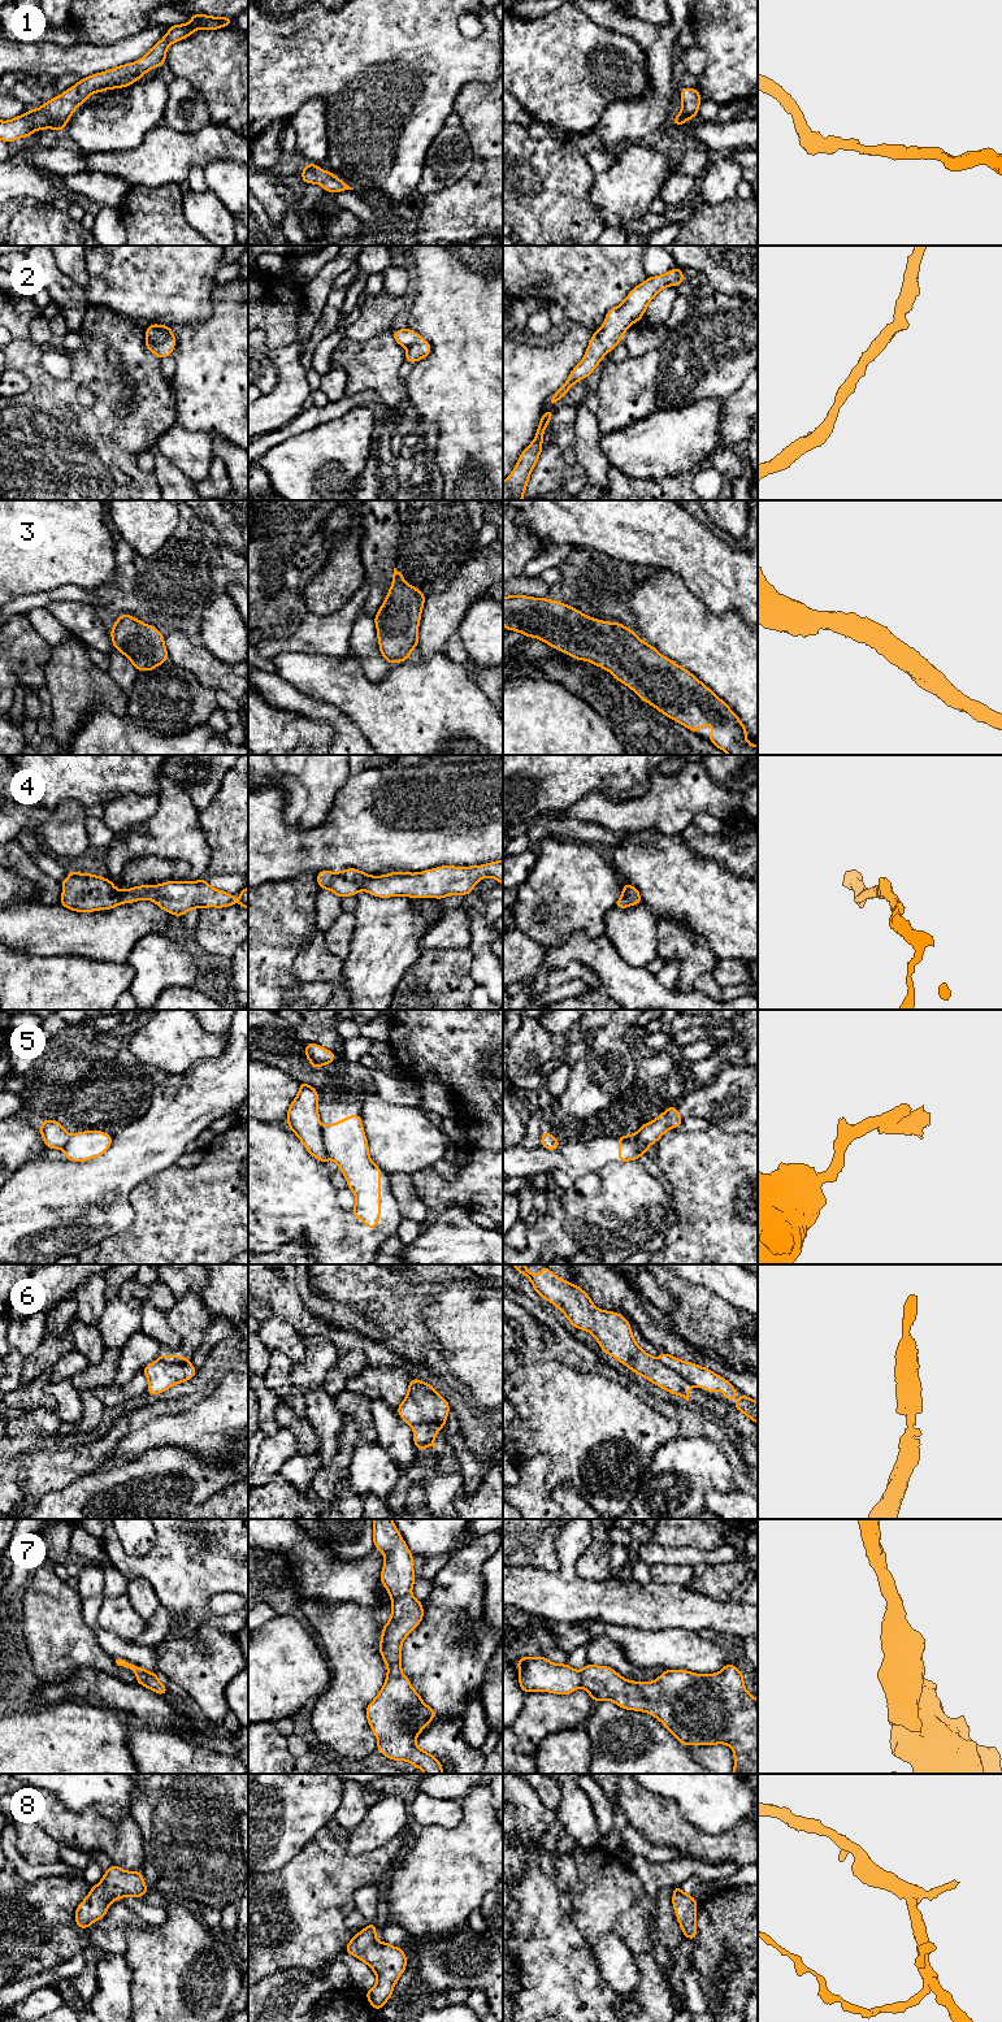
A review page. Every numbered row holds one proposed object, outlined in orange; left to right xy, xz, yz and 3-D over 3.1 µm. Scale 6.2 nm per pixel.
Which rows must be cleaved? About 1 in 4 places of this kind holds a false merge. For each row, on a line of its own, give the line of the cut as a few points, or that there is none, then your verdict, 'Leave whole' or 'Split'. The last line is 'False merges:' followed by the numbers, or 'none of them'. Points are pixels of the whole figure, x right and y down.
1: No split. Leave whole
2: No split. Leave whole
3: No split. Leave whole
4: No split. Leave whole
5: Split along xz (320, 1126), (322, 1145), (329, 1158). Split
6: Split along yz (656, 1358), (693, 1383). Split
7: No split. Leave whole
8: No split. Leave whole
False merges: 5, 6

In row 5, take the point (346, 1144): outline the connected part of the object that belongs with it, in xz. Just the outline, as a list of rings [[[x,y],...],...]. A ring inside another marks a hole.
[[[361,1115],[343,1118],[338,1123],[321,1125],[324,1146],[329,1159],[334,1160],[346,1176],[347,1186],[356,1196],[352,1214],[377,1228],[381,1212],[381,1168],[370,1157]]]

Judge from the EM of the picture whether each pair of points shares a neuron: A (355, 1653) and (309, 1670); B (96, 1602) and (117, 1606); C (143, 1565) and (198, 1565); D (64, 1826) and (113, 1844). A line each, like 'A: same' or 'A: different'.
A: different
B: different
C: same
D: same

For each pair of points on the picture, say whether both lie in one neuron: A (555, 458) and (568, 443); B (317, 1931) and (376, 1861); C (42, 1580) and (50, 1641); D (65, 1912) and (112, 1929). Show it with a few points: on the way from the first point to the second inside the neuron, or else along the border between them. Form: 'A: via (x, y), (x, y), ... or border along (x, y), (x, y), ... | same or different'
A: border along (551, 441), (568, 463), (576, 463) | different
B: via (321, 1913), (358, 1877) | same
C: via (46, 1596), (50, 1605), (50, 1626) | same
D: via (70, 1926), (78, 1934), (98, 1934) | same

